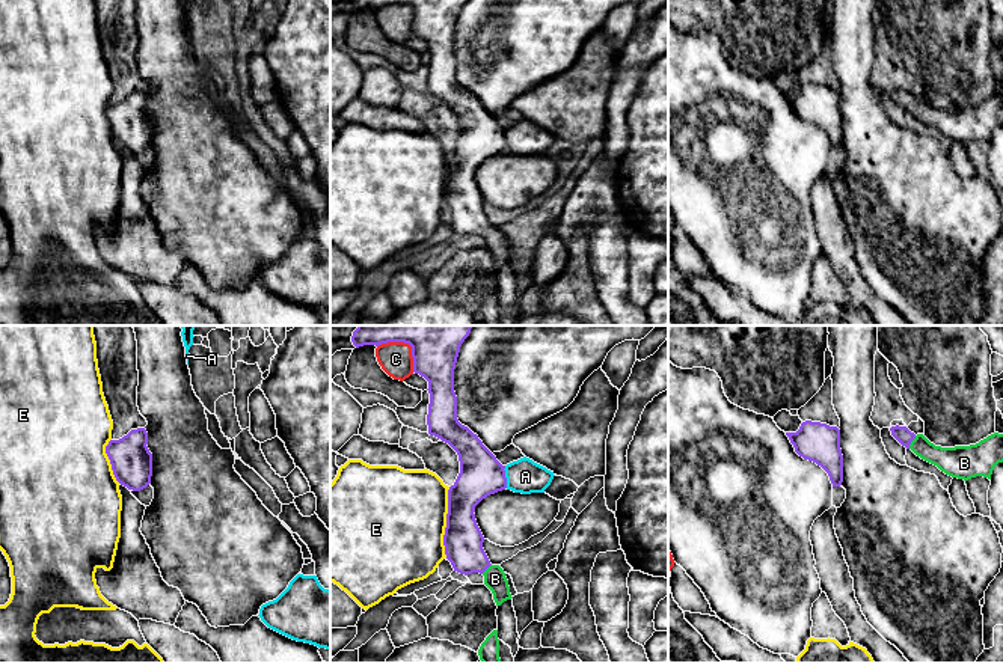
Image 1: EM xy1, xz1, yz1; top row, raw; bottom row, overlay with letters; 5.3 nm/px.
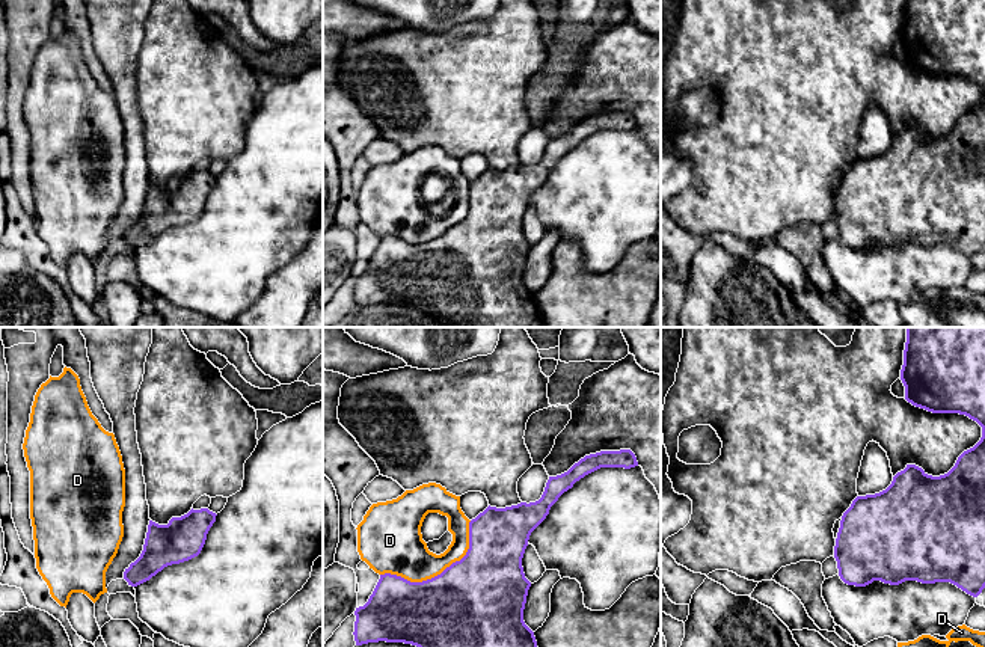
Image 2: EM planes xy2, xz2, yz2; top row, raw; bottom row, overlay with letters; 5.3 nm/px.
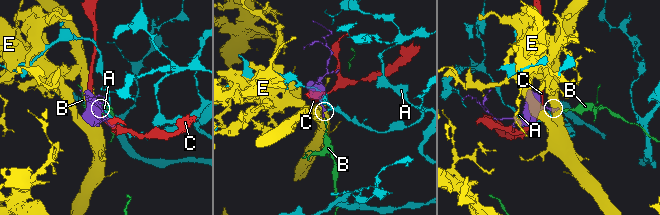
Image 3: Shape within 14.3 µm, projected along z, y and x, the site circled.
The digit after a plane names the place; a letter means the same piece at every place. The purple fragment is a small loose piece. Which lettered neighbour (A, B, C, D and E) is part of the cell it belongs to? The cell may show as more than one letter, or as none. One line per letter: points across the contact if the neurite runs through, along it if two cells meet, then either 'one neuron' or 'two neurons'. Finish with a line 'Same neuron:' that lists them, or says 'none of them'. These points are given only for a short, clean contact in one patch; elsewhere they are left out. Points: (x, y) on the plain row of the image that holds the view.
A: border xz1 (504, 128), (507, 149); two neurons
B: way yz1 (902, 97), (911, 103), (926, 113), (952, 124); one neuron
C: two neurons
D: two neurons
E: border xz1 (450, 149), (444, 198), (445, 219); two neurons
Same neuron: B

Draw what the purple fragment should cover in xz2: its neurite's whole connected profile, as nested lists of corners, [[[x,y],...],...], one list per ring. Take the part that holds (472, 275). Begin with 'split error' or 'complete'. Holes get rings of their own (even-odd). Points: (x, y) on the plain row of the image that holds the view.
complete; [[[631,112],[600,113],[585,118],[567,134],[549,139],[535,164],[496,170],[487,169],[469,184],[466,217],[440,237],[410,244],[385,235],[364,268],[356,270],[356,308],[368,305],[404,305],[431,315],[442,327],[548,327],[539,314],[534,294],[523,284],[531,244],[525,240],[522,220],[531,195],[546,181],[558,160],[576,143],[600,130],[638,128]]]

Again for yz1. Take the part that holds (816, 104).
complete; [[[805,83],[796,95],[786,95],[786,98],[799,119],[816,125],[828,136],[833,149],[842,148],[843,118],[837,89]]]

